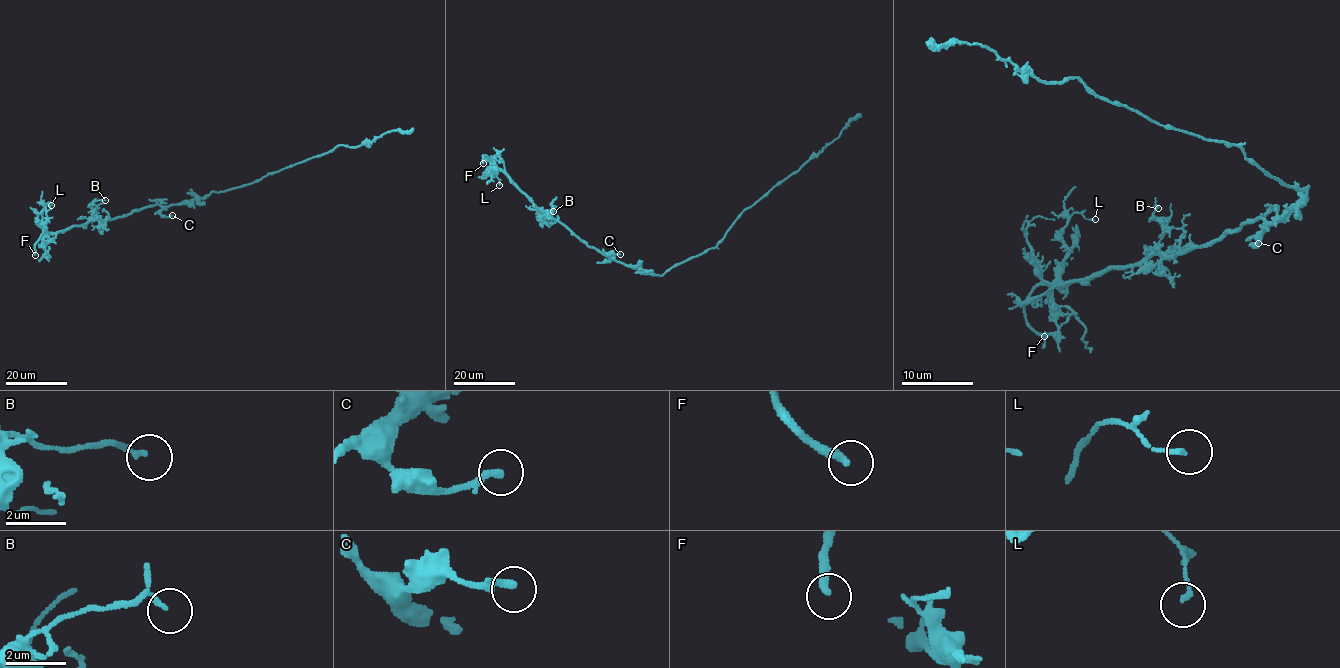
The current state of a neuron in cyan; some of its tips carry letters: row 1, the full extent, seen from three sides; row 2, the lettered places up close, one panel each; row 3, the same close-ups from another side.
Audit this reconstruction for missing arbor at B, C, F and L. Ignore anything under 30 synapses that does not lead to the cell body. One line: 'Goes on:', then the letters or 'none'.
Goes on: F

